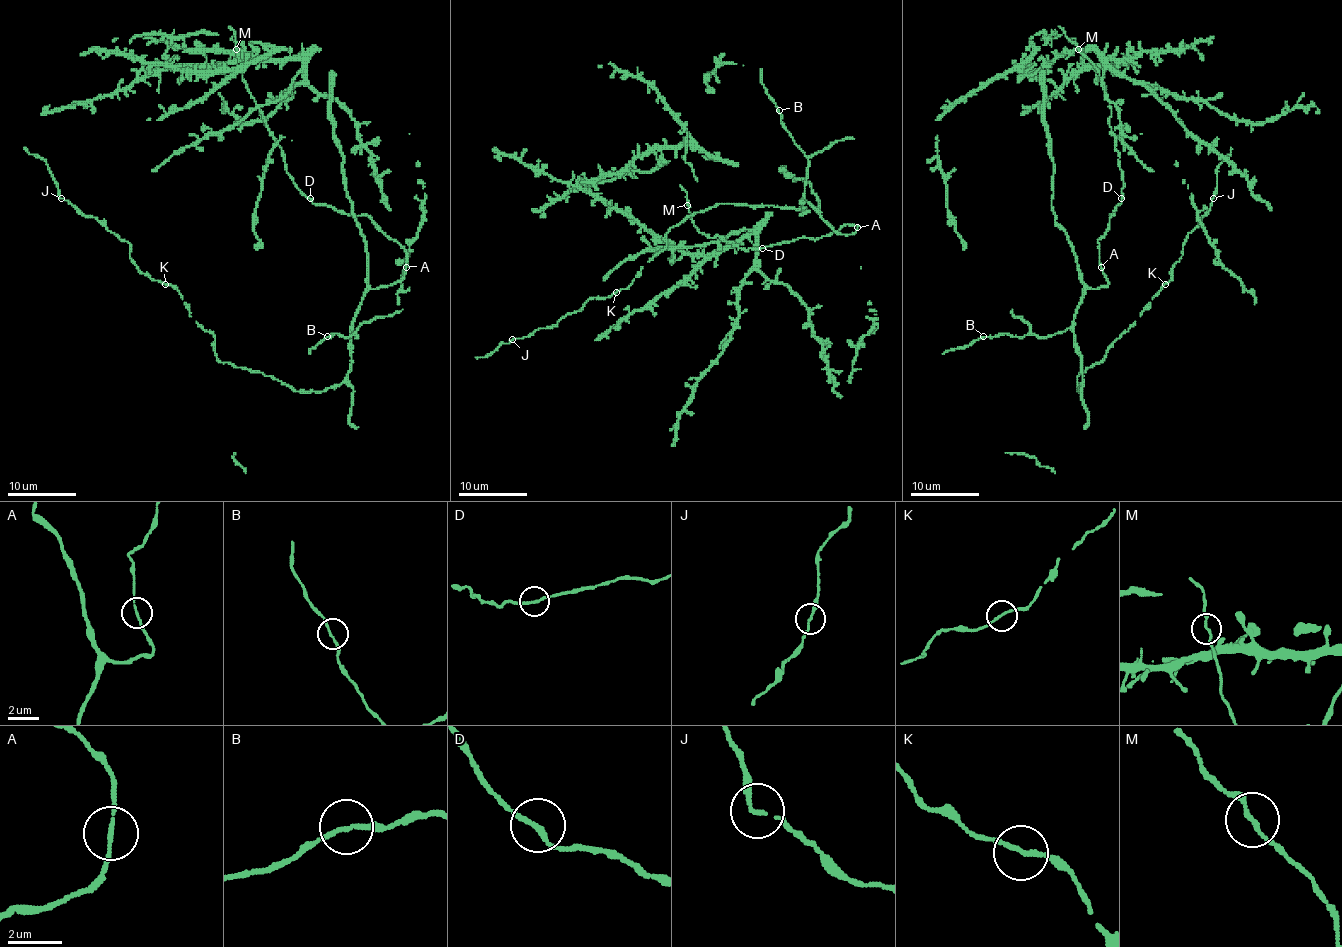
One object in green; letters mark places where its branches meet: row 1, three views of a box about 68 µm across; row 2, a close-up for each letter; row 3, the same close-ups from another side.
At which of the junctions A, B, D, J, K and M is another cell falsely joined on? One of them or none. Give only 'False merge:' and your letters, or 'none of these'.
False merge: none of these

